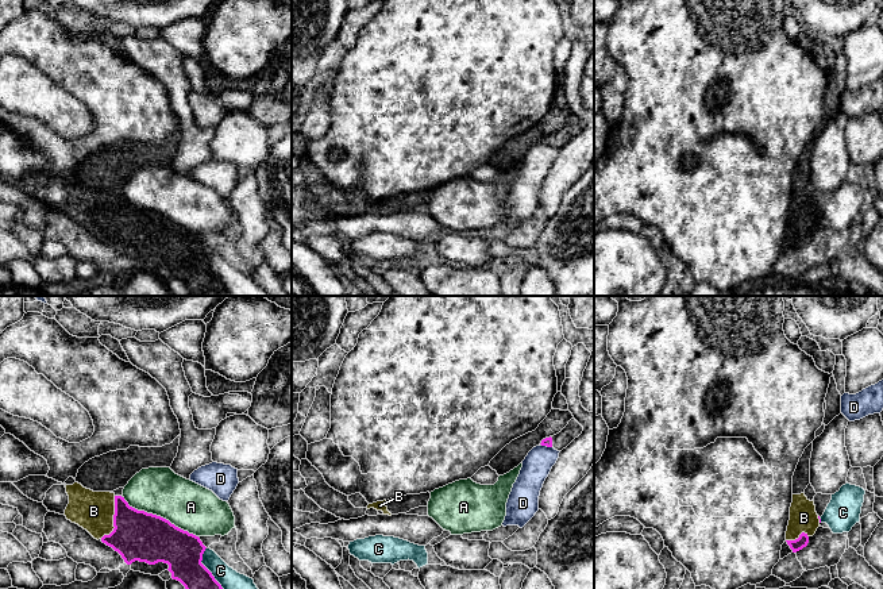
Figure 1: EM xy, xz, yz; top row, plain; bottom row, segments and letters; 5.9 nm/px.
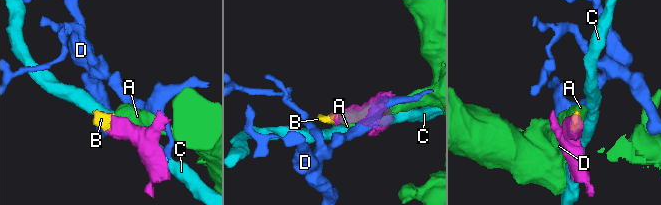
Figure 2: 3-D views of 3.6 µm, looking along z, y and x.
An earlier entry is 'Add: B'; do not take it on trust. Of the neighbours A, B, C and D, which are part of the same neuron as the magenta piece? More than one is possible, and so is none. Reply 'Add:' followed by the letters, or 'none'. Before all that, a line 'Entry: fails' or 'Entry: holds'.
Entry: holds
Add: B

